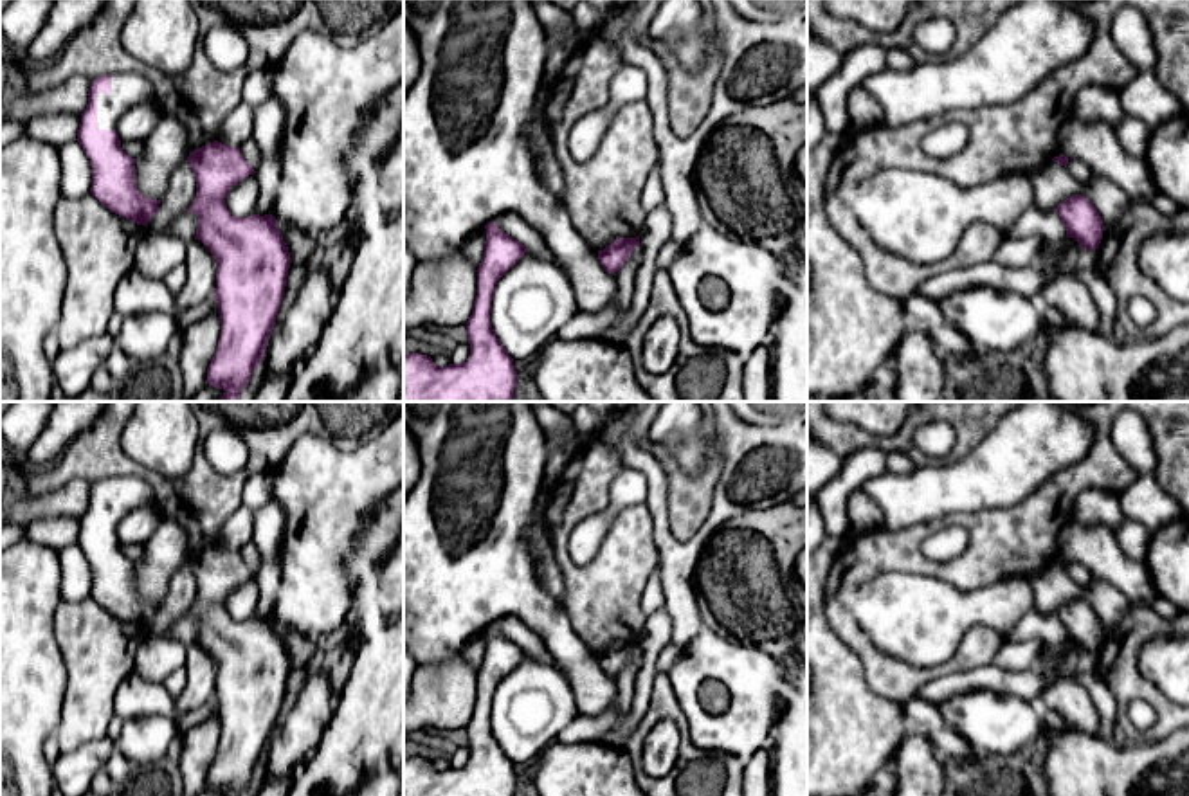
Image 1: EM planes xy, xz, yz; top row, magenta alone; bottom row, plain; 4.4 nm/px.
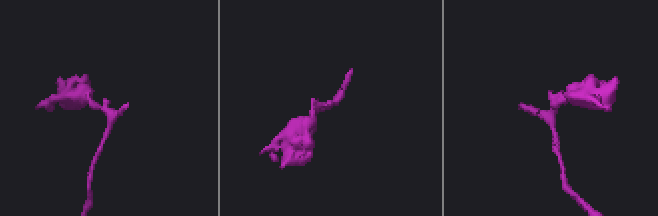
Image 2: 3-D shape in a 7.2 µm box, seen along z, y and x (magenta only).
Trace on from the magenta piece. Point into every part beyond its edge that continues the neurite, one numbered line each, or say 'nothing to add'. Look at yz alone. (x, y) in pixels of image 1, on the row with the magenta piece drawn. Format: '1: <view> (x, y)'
nothing to add

